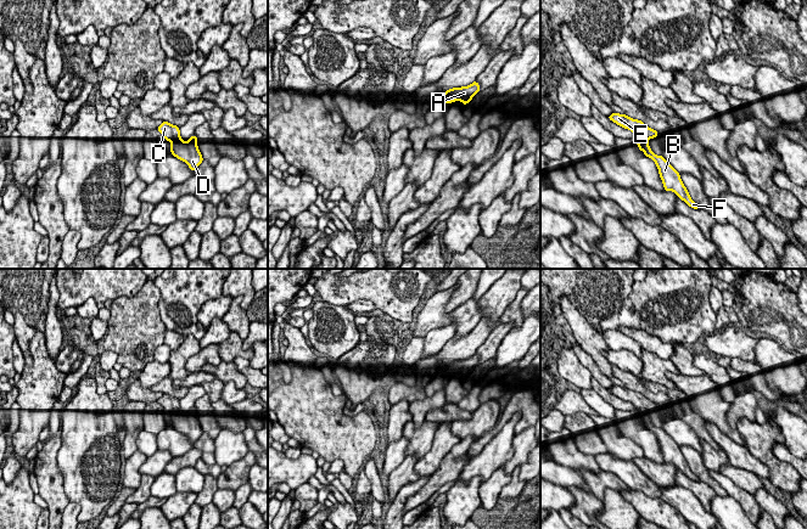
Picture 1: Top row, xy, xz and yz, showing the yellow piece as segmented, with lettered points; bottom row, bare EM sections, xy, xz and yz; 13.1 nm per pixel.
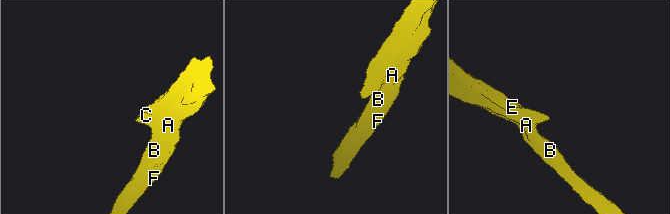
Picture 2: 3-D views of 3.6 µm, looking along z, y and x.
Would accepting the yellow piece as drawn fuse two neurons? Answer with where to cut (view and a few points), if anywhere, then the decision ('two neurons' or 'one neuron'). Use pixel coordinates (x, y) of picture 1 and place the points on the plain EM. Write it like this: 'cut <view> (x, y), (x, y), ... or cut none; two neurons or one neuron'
cut yz (635, 407), (646, 414); two neurons

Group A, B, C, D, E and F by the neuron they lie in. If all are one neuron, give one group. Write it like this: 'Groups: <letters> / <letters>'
Groups: A B D F / C E

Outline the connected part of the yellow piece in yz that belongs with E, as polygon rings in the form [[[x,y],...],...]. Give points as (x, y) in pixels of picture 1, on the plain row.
[[[612,386],[609,392],[617,398],[631,403],[637,410],[643,410],[644,412],[650,412],[657,409],[657,404],[645,398],[641,393],[633,392],[626,387]]]

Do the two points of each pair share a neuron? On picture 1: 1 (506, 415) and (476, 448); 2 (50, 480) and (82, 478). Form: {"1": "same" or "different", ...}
{"1": "same", "2": "different"}

